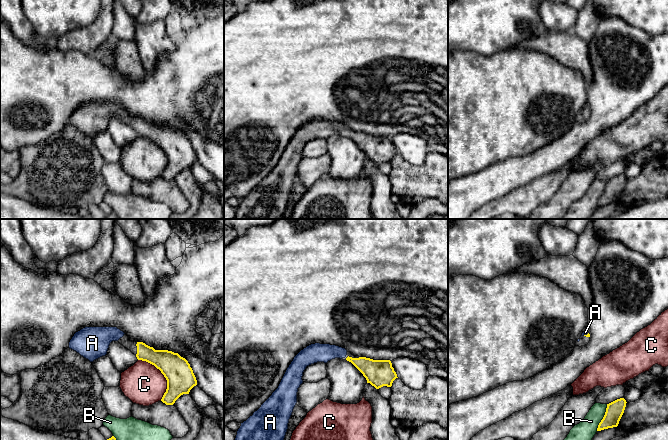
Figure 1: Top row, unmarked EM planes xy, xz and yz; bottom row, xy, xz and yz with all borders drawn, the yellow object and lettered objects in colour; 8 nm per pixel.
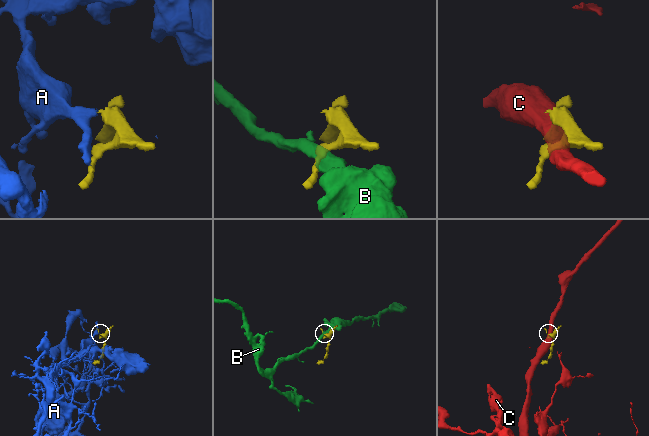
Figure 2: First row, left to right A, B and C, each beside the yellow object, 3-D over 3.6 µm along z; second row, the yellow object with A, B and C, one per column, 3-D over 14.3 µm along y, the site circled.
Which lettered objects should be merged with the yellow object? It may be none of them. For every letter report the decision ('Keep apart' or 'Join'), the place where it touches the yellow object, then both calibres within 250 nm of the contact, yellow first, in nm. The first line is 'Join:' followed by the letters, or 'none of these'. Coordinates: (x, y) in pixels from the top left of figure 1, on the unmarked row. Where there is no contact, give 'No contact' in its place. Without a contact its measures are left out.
Join: A
A: Join. Touches yellow at yz (585, 111). Thickness 30 nm (yellow) against 40 nm
B: Keep apart. Touches yellow at yz (603, 193). Thickness 140 nm (yellow) against 170 nm
C: Keep apart. Touches yellow at xy (163, 150). Thickness 220 nm (yellow) against 320 nm

